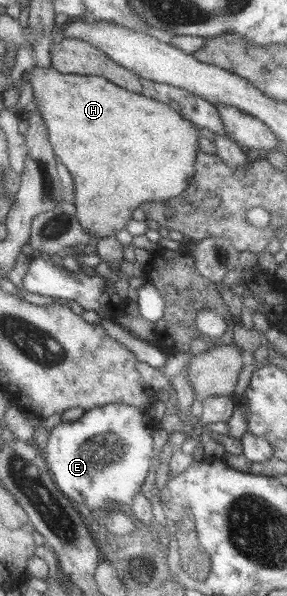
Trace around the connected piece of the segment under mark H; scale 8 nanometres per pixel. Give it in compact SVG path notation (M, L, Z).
M36 65L31 70L28 78L30 78L33 90L33 102L30 107L35 107L42 113L48 126L48 139L50 139L52 147L54 147L54 152L71 173L74 180L74 194L76 196L74 203L77 206L78 219L80 219L82 226L92 233L93 238L118 234L118 230L128 228L128 223L132 222L136 208L141 208L144 203L168 201L174 196L178 196L188 186L190 179L195 174L195 160L199 152L198 135L200 132L194 128L193 124L182 113L176 112L171 106L160 101L137 92L130 92L128 89L122 88L119 84L114 84L114 82L103 76L64 74L63 72L58 72L53 66L42 68L42 66Z

